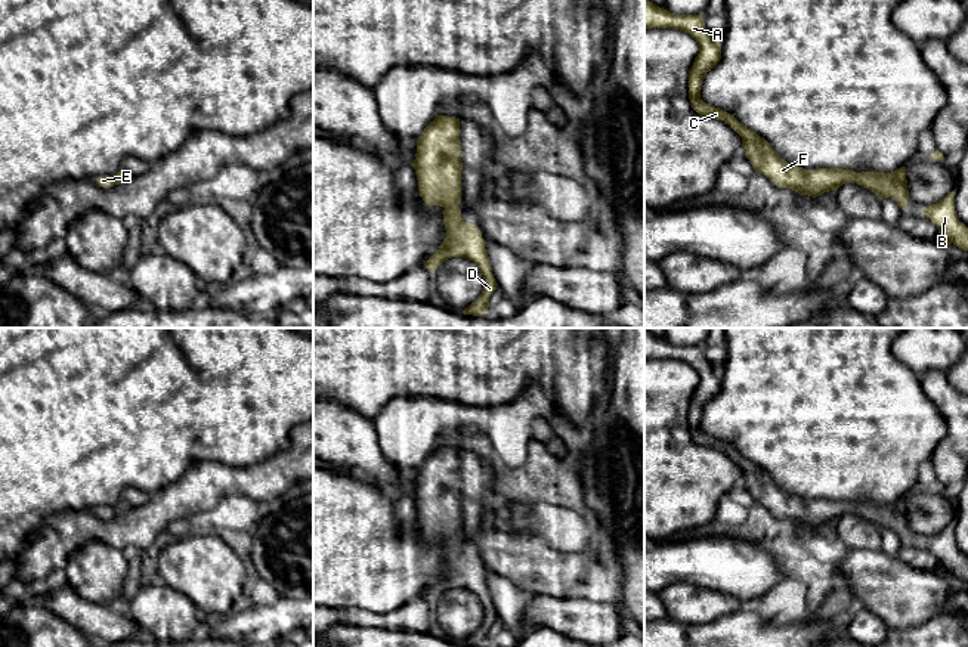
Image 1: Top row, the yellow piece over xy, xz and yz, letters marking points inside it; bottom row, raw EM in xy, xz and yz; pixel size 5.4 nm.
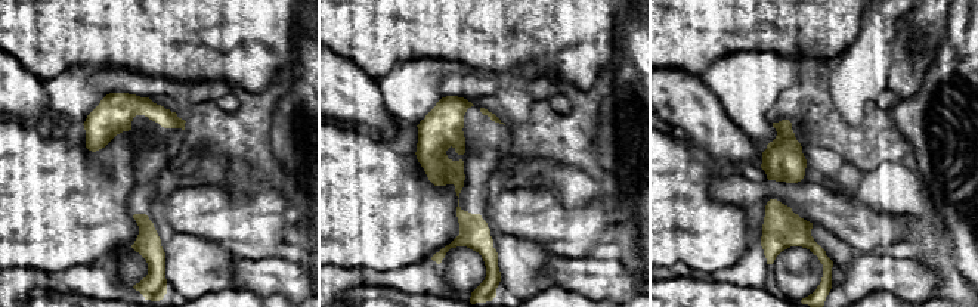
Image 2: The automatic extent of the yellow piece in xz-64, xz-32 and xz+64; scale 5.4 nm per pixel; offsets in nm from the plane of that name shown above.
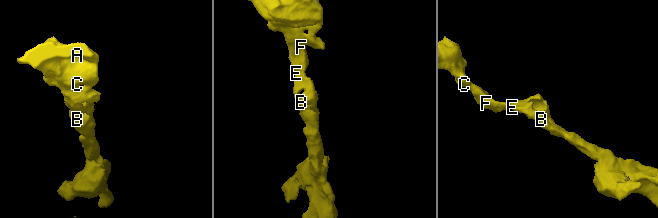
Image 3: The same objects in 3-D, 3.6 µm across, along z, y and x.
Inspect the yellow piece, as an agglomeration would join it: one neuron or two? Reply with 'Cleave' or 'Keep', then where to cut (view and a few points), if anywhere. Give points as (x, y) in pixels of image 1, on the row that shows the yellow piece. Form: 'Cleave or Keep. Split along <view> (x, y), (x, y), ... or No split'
Keep. No split

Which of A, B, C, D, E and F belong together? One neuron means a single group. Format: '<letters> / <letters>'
A B C D E F

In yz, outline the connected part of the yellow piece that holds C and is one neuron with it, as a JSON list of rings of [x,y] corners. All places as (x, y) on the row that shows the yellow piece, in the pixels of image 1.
[[[644,0],[644,30],[672,28],[690,34],[699,53],[689,71],[689,99],[692,108],[705,117],[712,117],[727,123],[740,137],[745,155],[754,170],[764,174],[777,188],[789,188],[800,195],[819,196],[829,191],[836,191],[844,183],[857,183],[872,191],[879,199],[891,198],[901,210],[907,208],[909,189],[906,167],[891,173],[873,173],[844,168],[805,170],[786,162],[771,145],[739,123],[729,112],[711,106],[701,99],[701,86],[708,71],[721,59],[721,44],[705,27],[702,15],[675,15],[669,10]]]

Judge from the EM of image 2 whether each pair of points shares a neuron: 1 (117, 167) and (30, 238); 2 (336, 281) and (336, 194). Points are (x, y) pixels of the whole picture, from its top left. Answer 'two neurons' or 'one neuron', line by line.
1: one neuron
2: two neurons

